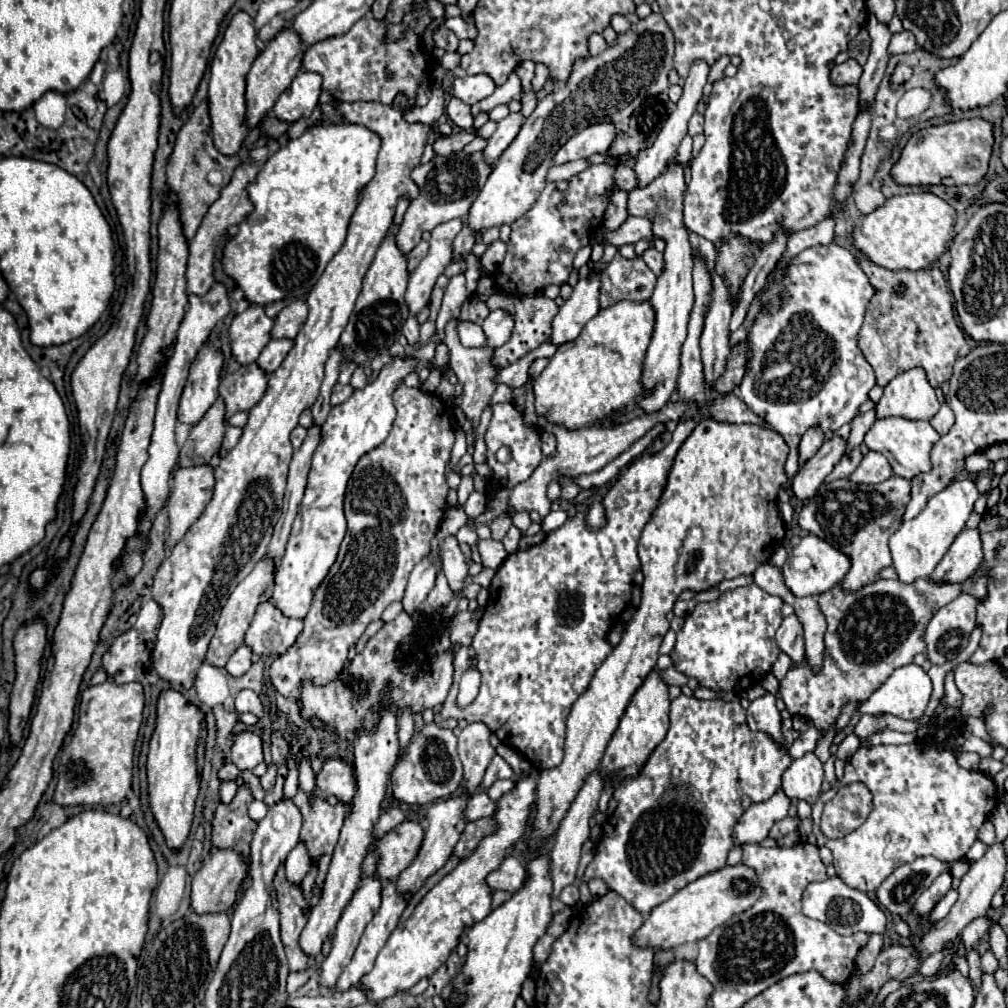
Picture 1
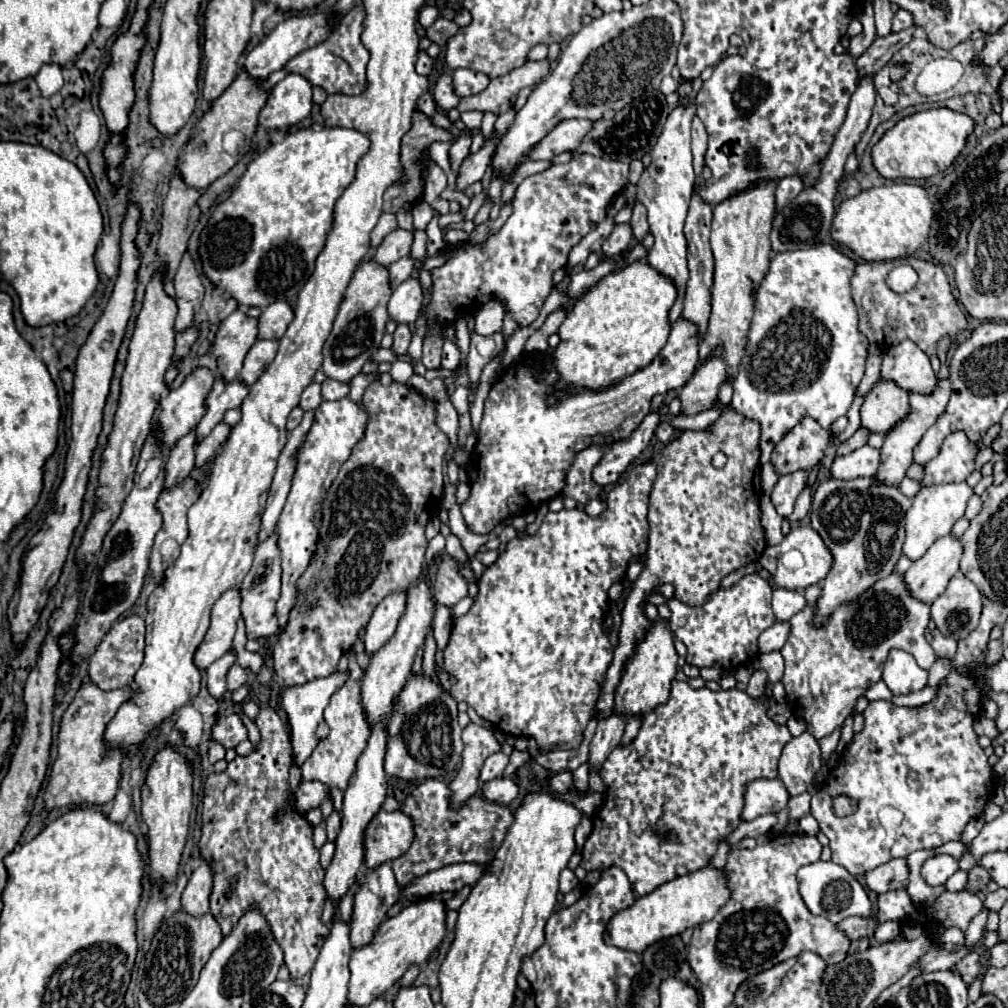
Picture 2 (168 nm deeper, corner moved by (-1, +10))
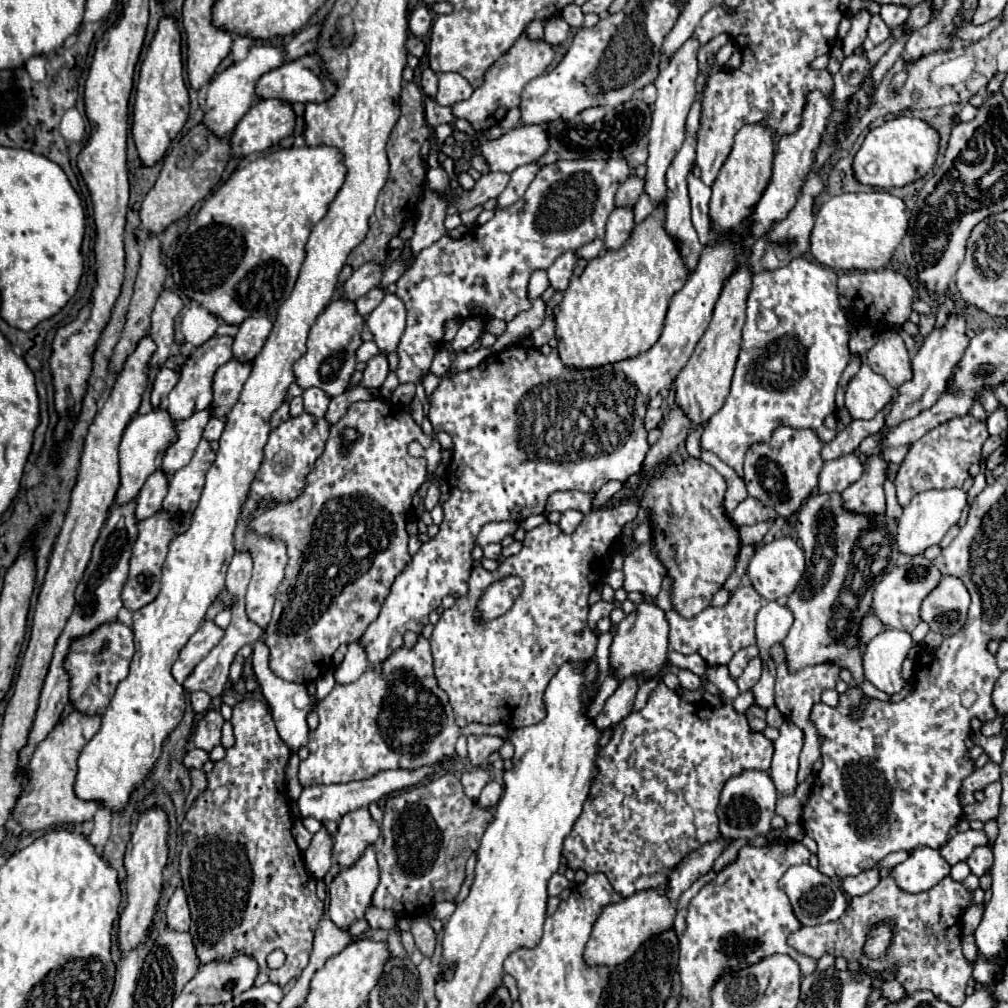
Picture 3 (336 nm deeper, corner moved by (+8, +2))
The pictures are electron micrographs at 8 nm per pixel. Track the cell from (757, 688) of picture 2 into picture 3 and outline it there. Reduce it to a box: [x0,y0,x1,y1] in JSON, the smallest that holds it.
[737,658,761,692]

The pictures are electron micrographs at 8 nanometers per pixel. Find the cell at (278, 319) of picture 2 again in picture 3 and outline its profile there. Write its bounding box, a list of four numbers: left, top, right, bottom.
[233,318,273,362]

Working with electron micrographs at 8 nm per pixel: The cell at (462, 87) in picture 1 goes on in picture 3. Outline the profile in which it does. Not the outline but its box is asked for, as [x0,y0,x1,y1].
[437,72,473,106]

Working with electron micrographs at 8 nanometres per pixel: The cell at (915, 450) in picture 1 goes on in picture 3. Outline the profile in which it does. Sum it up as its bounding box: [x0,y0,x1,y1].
[845,364,895,420]

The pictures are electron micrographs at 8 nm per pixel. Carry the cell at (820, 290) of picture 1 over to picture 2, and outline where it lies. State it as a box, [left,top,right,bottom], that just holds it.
[732,244,868,494]

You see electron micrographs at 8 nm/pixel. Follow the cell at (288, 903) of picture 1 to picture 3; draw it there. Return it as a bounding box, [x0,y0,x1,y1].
[179,698,323,986]

